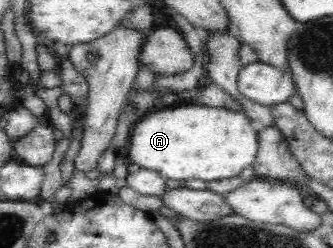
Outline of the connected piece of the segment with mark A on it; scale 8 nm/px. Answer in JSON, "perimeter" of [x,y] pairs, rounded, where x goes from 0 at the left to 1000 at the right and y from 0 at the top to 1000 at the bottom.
{"perimeter":[[[523,419],[502,444],[459,452],[414,480],[393,508],[384,617],[399,673],[426,669],[474,694],[508,726],[658,726],[724,702],[724,685],[760,661],[775,609],[775,536],[733,452],[700,452],[688,435],[646,435],[610,419]]]}

